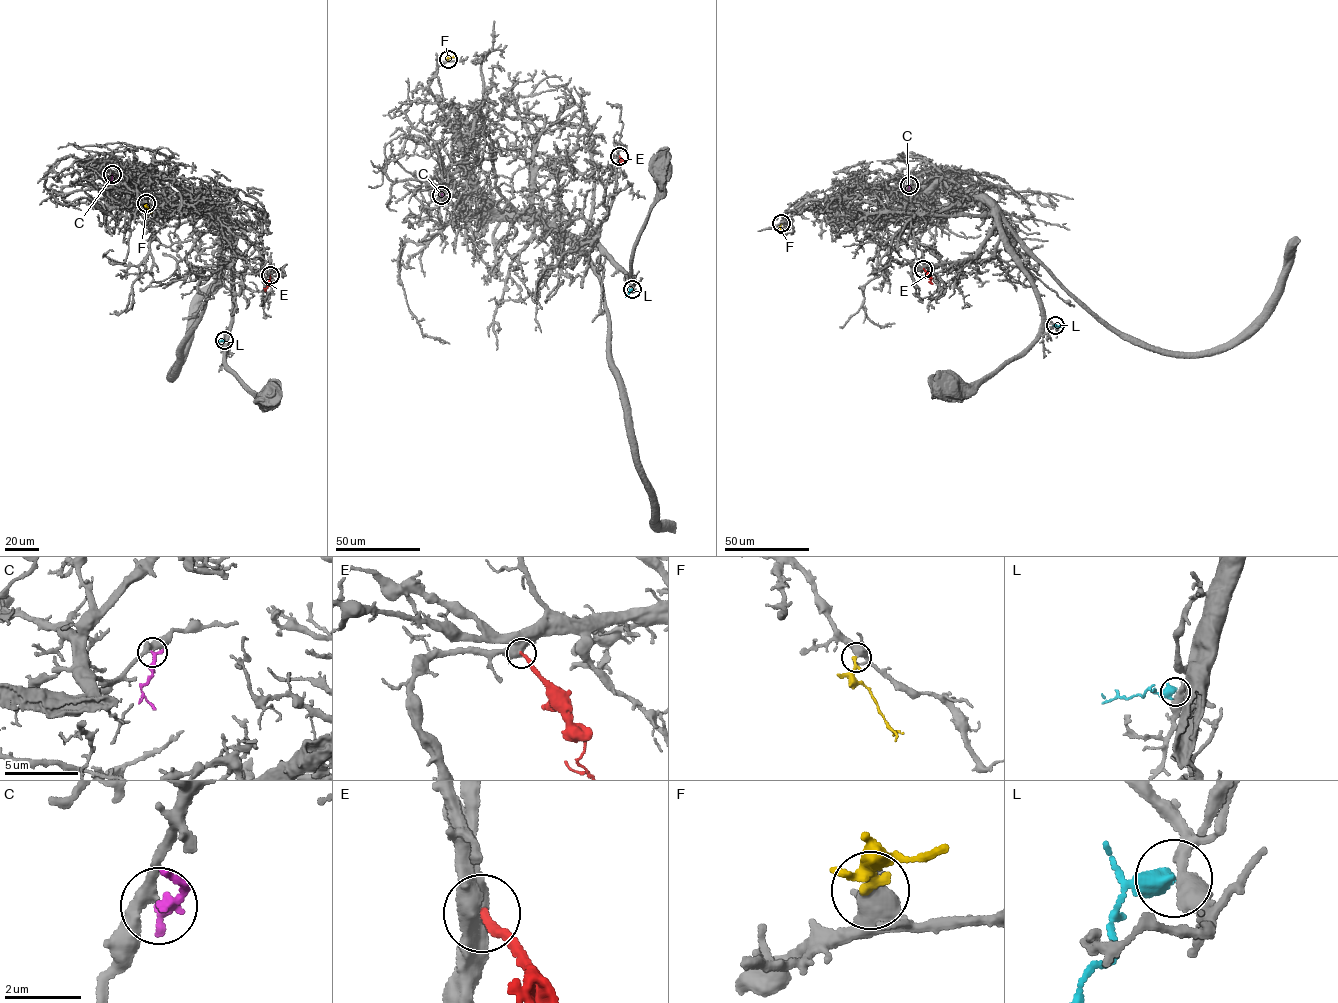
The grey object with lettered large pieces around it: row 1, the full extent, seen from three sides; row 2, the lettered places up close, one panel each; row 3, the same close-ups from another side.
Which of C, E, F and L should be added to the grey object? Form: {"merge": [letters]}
{"merge": ["C", "F"]}

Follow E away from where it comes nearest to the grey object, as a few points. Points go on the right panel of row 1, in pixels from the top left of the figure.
E: (923, 269), (930, 278), (931, 282), (928, 281)

